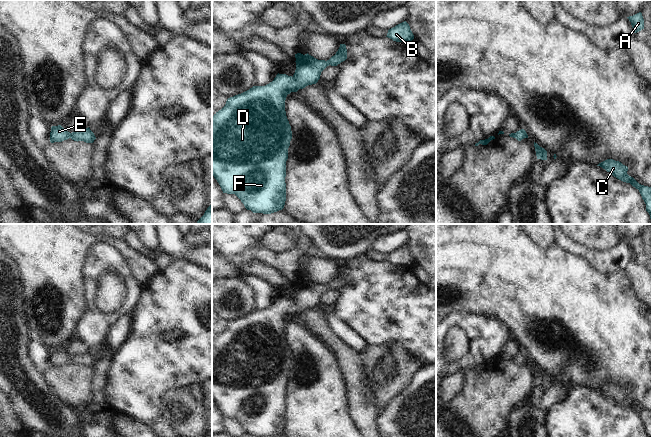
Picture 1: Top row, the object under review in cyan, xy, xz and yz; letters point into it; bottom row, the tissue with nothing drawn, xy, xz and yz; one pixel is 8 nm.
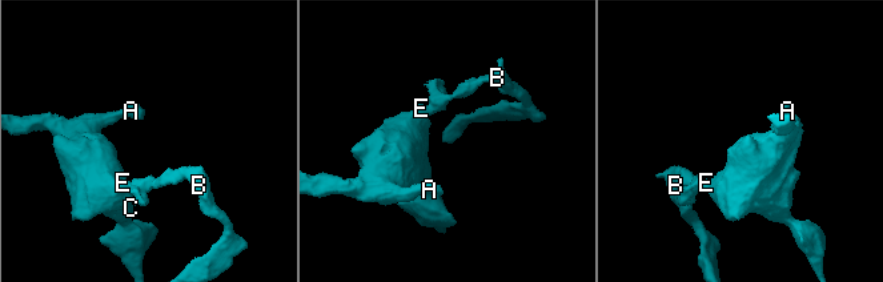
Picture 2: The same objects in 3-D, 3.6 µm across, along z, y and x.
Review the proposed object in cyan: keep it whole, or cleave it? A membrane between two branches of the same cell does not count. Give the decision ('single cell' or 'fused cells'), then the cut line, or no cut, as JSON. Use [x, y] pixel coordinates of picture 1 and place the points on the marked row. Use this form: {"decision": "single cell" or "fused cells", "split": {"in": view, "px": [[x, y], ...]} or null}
{"decision": "single cell", "split": null}

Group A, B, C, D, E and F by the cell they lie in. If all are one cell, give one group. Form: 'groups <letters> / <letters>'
groups A B C D E F

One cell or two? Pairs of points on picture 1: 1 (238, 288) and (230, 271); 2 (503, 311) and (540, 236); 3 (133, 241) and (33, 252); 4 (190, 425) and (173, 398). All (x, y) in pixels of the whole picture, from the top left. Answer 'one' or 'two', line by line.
1: two
2: two
3: two
4: one

